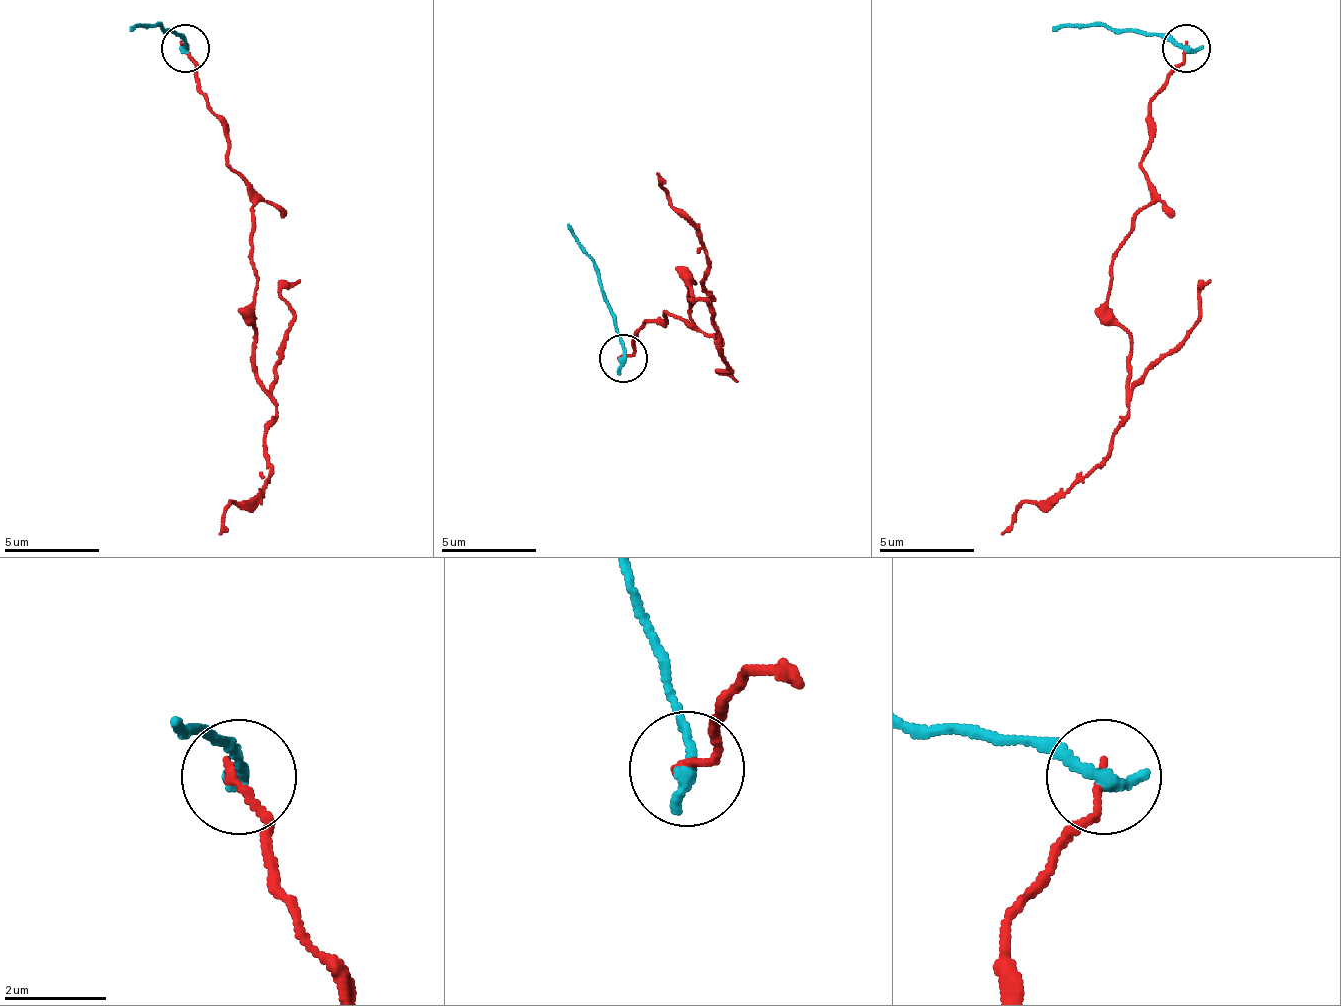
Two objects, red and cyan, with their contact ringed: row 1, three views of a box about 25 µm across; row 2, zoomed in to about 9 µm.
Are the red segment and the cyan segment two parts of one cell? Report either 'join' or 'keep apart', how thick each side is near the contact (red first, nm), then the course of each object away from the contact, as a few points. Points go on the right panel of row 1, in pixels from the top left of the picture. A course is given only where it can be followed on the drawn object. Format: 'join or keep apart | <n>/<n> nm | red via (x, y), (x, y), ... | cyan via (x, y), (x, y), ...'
keep apart | 170/300 nm | red via (1187, 47), (1149, 104), (1149, 205), (1111, 262), (1106, 315), (1130, 339), (1125, 425), (1001, 535) | cyan via (1187, 47), (1096, 27), (1053, 32)

